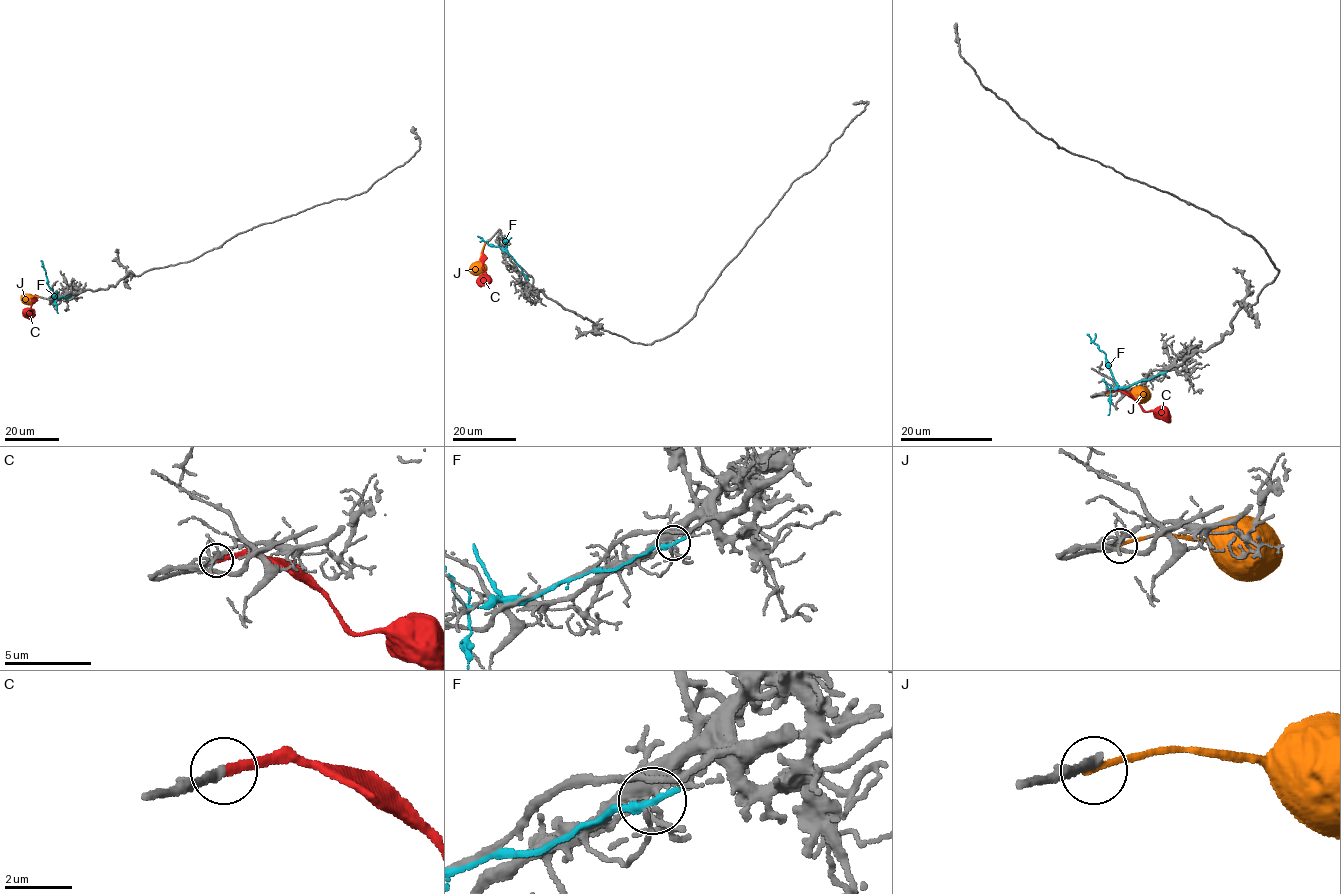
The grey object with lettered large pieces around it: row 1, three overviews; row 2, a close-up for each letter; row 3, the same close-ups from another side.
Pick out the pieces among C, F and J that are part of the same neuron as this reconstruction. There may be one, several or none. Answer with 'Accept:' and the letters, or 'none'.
Accept: C

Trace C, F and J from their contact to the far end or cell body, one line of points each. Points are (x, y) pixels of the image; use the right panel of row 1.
C: (1109, 392), (1125, 391), (1145, 411), (1153, 411), (1158, 418), (1170, 418)
F: (1165, 373), (1121, 387), (1107, 366), (1105, 355), (1086, 333)
J: (1107, 393), (1130, 391), (1142, 399), (1150, 395)

